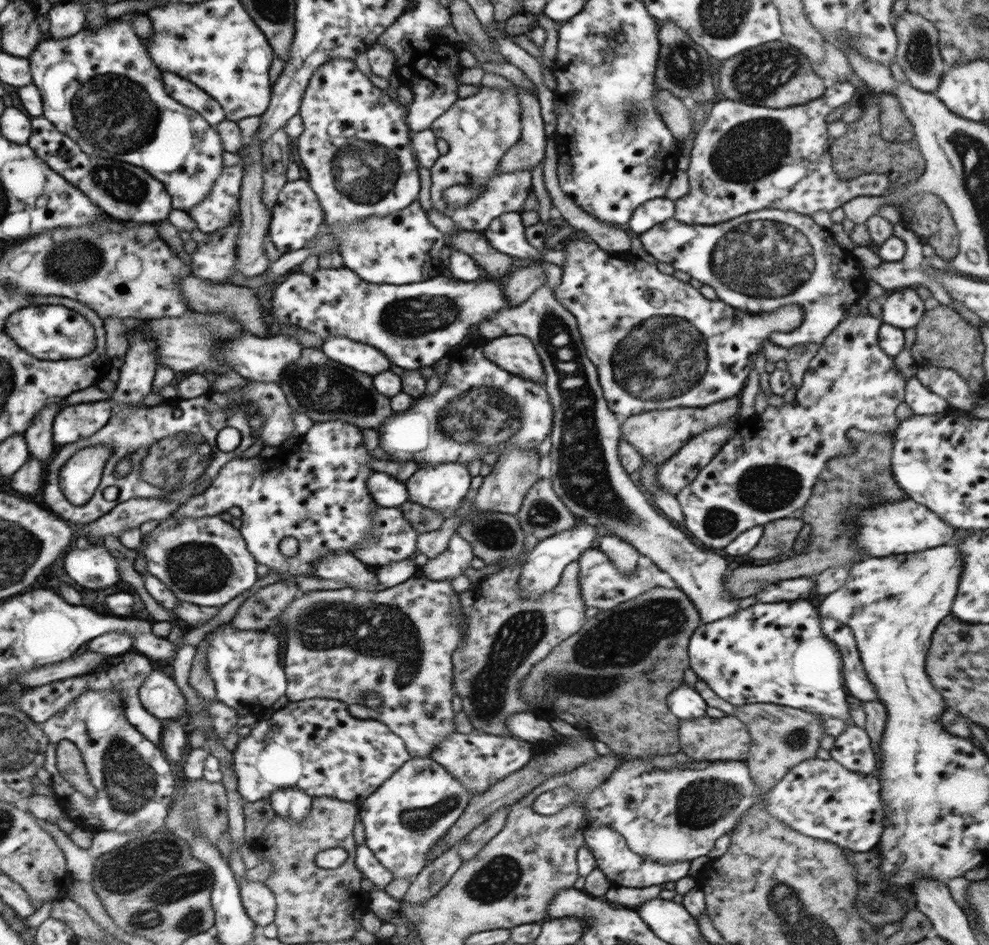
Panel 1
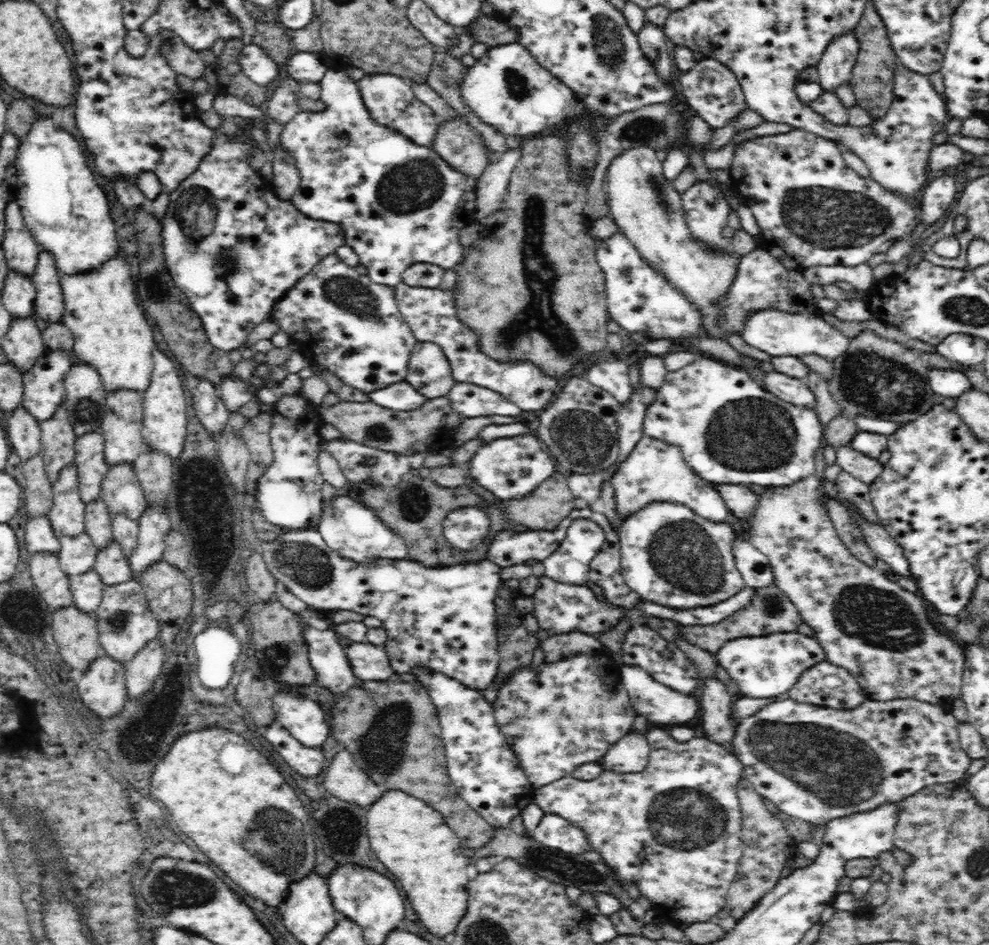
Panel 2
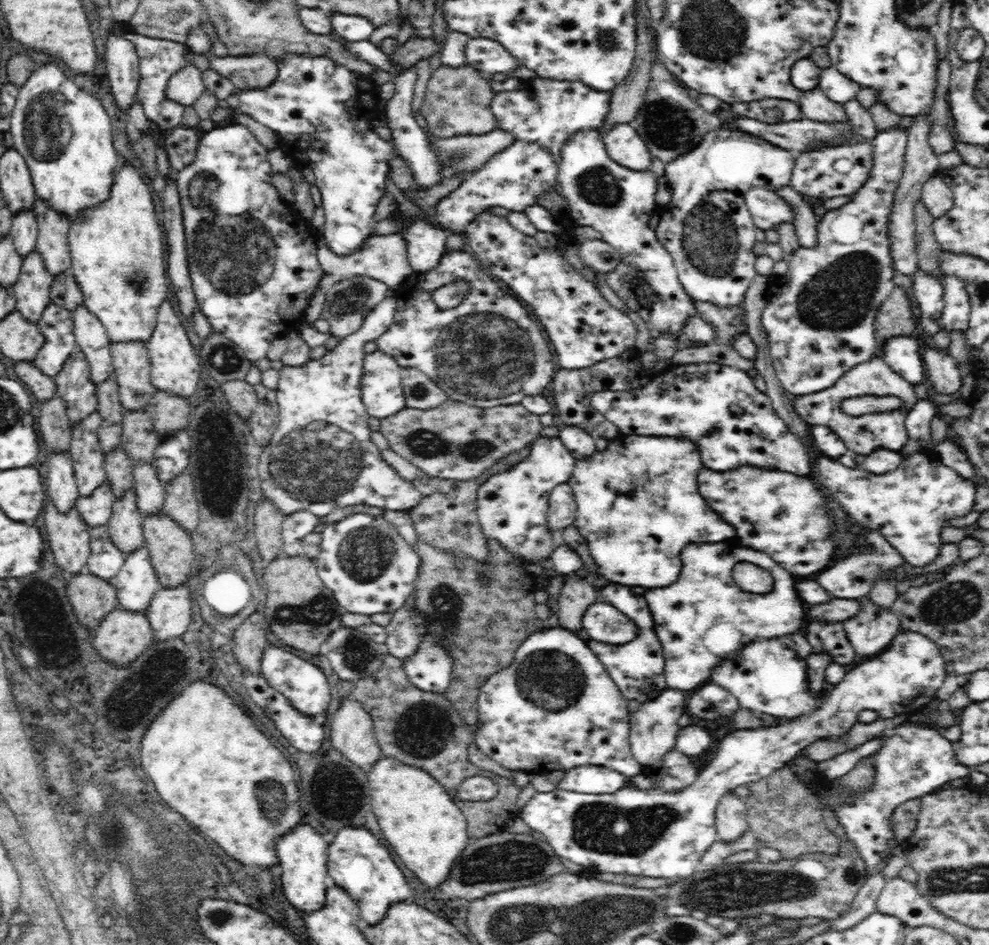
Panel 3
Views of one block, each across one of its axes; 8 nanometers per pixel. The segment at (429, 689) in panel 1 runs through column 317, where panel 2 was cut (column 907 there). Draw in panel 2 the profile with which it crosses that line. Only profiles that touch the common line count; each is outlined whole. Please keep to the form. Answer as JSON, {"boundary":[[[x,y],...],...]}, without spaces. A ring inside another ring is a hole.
{"boundary":[[[812,474],[804,477],[800,482],[788,484],[788,486],[768,487],[761,494],[756,494],[760,497],[760,500],[756,504],[754,516],[750,518],[750,524],[747,525],[746,529],[750,532],[748,539],[752,546],[755,546],[762,554],[768,557],[768,562],[772,566],[772,574],[774,575],[773,584],[782,592],[785,592],[785,595],[796,605],[803,622],[816,632],[813,637],[825,651],[825,661],[835,666],[843,667],[857,681],[857,685],[865,691],[866,696],[870,696],[870,700],[885,701],[904,697],[905,699],[921,700],[928,704],[949,708],[951,702],[954,699],[961,698],[962,695],[961,689],[965,666],[964,648],[962,648],[961,643],[954,642],[946,635],[945,629],[935,621],[934,612],[922,596],[902,588],[897,582],[888,579],[885,573],[864,564],[846,548],[846,545],[834,528],[834,523],[827,513],[826,506],[823,506],[823,502],[821,502],[820,486],[821,481],[818,480],[816,475]]]}

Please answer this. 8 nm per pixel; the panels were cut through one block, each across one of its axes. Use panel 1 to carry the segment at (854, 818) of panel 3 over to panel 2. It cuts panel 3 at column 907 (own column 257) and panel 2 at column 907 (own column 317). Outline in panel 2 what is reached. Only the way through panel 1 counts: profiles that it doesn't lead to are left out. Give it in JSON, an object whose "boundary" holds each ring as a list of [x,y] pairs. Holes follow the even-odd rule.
{"boundary":[[[783,696],[777,702],[764,706],[754,716],[745,717],[744,720],[737,720],[735,726],[732,747],[736,757],[742,763],[744,779],[748,781],[758,794],[774,802],[777,807],[786,815],[809,822],[811,825],[827,824],[830,820],[842,818],[854,813],[868,812],[886,803],[896,803],[908,796],[916,795],[916,792],[933,785],[942,786],[947,784],[962,783],[967,776],[966,770],[971,762],[967,752],[960,746],[959,721],[948,711],[948,708],[928,704],[921,700],[905,699],[897,697],[894,700],[870,700],[869,698],[860,706],[852,709],[839,710],[824,708],[812,704],[792,700]]]}

